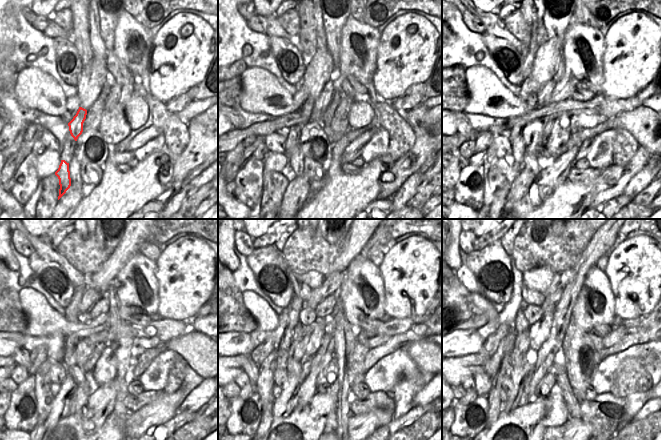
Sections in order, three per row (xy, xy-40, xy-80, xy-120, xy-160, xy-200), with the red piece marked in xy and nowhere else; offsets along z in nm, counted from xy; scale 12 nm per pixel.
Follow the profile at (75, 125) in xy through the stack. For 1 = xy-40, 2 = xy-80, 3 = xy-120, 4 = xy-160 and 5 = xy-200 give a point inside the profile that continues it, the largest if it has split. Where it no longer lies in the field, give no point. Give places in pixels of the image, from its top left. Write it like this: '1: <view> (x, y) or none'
1: xy-40 (301, 116)
2: xy-80 (532, 102)
3: xy-120 (82, 318)
4: xy-160 (307, 316)
5: xy-200 (533, 313)

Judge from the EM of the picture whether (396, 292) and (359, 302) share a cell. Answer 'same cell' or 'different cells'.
different cells

